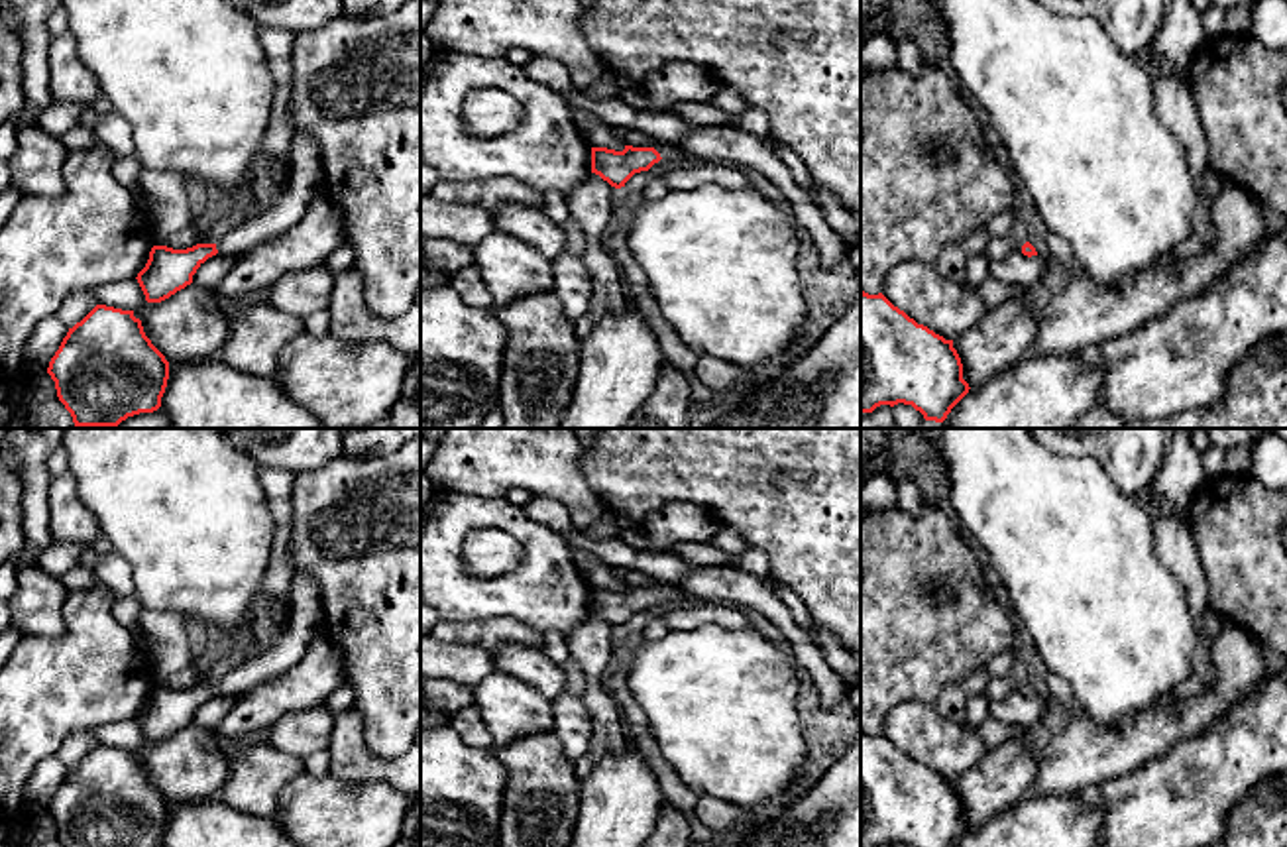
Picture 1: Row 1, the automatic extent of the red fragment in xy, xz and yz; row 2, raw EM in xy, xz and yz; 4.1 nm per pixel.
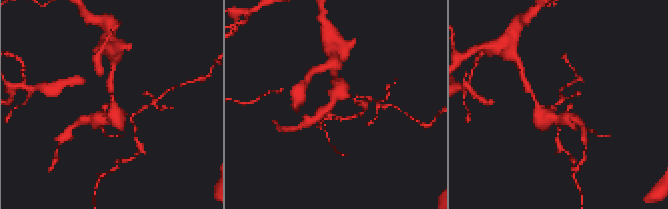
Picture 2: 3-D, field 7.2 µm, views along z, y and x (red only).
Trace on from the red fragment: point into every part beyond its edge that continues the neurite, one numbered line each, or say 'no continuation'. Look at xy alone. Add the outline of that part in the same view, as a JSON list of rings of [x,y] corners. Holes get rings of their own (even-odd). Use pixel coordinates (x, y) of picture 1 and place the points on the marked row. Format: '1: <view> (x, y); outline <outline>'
1: xy (305, 181); outline [[[295,134],[291,141],[289,189],[265,212],[240,224],[240,230],[216,242],[218,252],[242,254],[271,240],[303,220],[312,200],[324,195],[318,141],[310,134]]]

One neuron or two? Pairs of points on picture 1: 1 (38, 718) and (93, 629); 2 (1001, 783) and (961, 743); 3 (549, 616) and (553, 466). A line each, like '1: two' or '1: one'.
1: one
2: two
3: two

